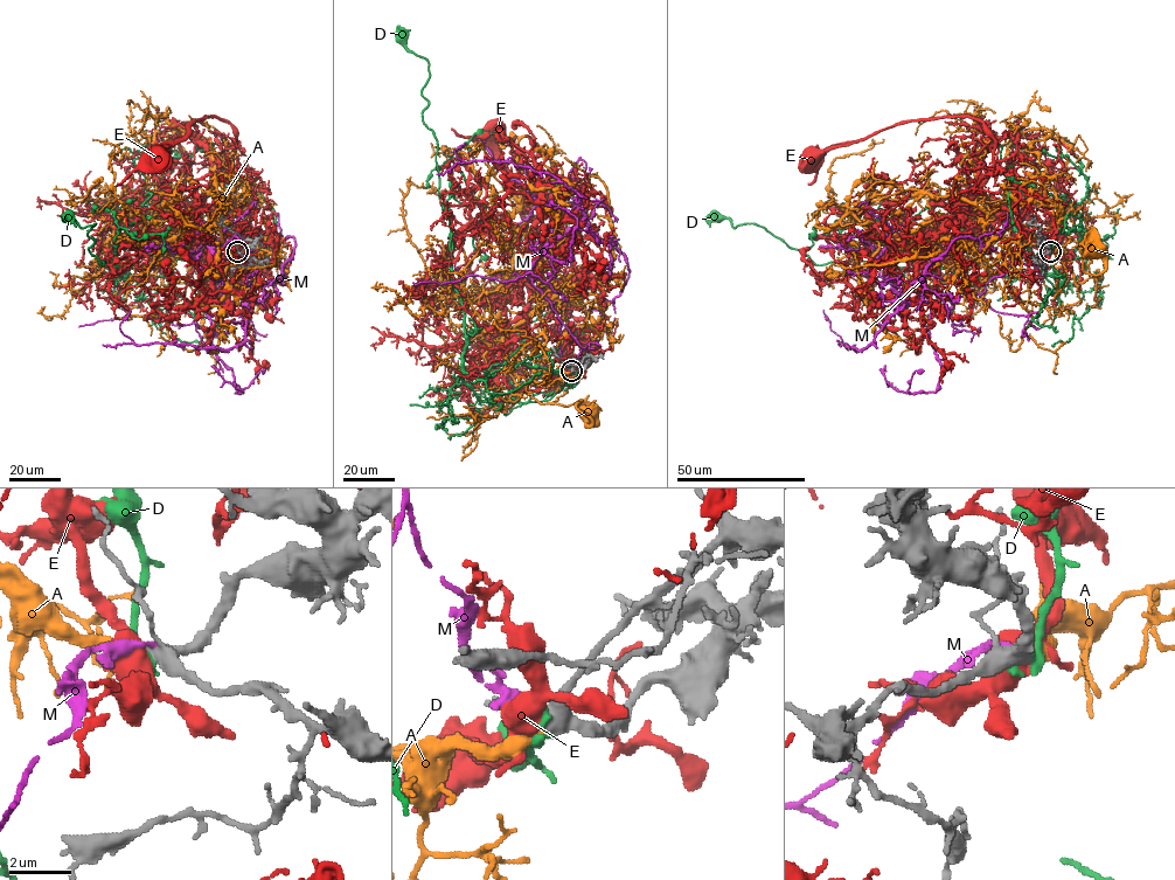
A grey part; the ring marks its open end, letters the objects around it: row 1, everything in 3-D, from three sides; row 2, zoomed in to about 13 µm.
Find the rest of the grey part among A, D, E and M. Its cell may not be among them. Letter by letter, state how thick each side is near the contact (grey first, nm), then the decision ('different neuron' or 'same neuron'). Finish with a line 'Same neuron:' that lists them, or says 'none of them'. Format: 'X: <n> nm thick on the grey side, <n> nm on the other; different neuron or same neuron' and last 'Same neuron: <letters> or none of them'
A: 400 nm thick on the grey side, 480 nm on the other; same neuron
D: 400 nm thick on the grey side, 360 nm on the other; different neuron
E: 400 nm thick on the grey side, 550 nm on the other; different neuron
M: 420 nm thick on the grey side, 160 nm on the other; different neuron
Same neuron: A

